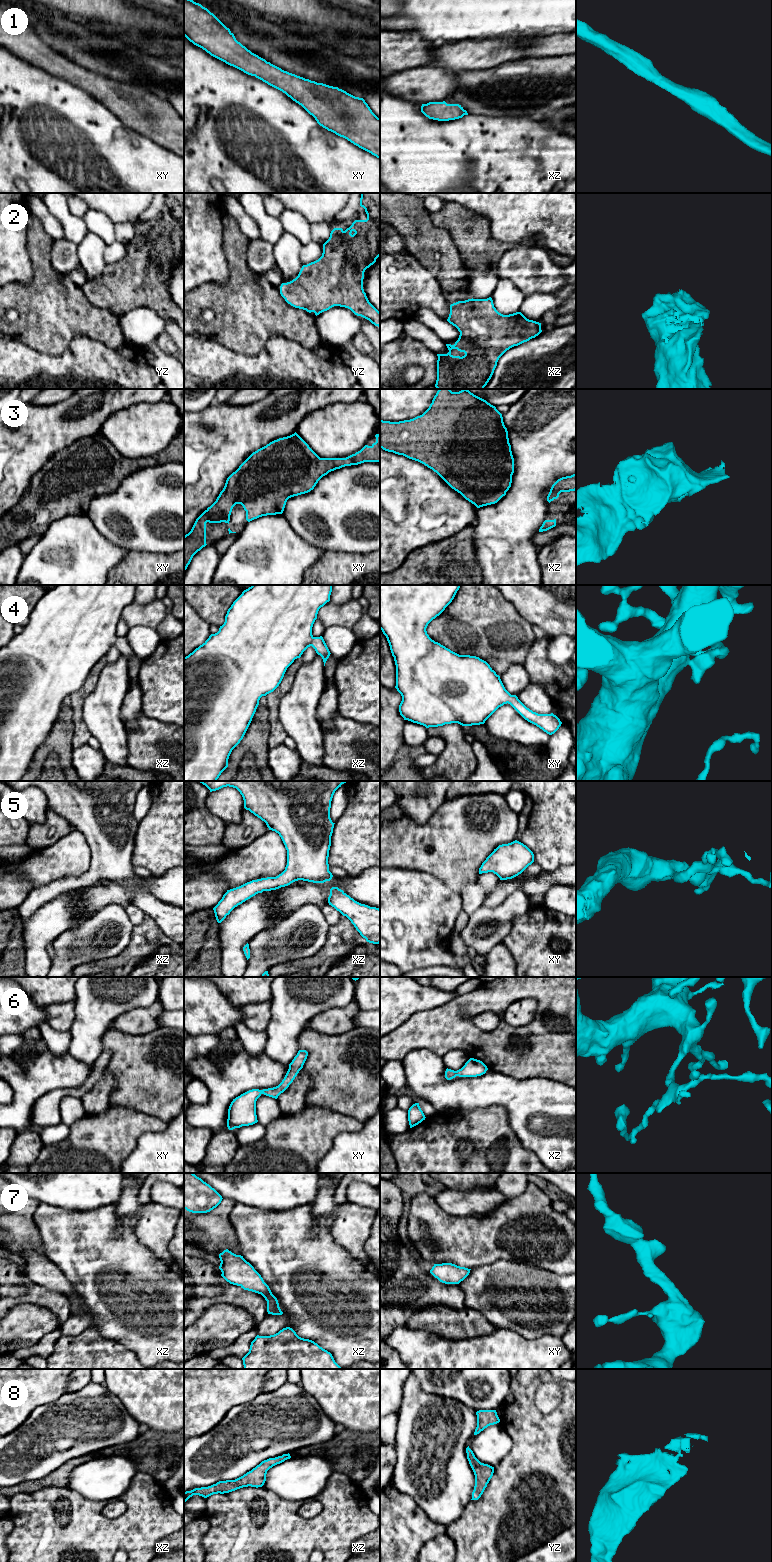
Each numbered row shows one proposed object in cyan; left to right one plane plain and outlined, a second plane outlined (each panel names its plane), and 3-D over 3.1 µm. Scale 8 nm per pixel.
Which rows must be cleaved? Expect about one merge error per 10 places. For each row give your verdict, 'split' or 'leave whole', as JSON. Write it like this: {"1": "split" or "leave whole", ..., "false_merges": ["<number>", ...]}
{"1": "leave whole", "2": "leave whole", "3": "leave whole", "4": "leave whole", "5": "leave whole", "6": "leave whole", "7": "leave whole", "8": "leave whole", "false_merges": []}

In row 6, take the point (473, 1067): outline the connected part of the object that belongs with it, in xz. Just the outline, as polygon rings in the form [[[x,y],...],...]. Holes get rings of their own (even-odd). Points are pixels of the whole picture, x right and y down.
[[[470,1058],[465,1065],[457,1070],[446,1069],[445,1078],[451,1080],[456,1076],[459,1077],[477,1077],[486,1073],[488,1070],[487,1066],[480,1060]]]

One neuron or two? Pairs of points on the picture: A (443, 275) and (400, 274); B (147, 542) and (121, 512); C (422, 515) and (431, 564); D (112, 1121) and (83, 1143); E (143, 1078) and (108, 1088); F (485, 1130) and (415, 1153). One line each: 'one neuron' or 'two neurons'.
A: two neurons
B: one neuron
C: two neurons
D: one neuron
E: two neurons
F: one neuron

